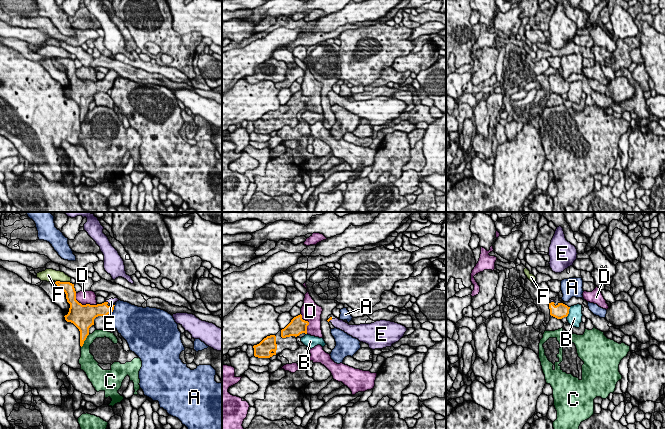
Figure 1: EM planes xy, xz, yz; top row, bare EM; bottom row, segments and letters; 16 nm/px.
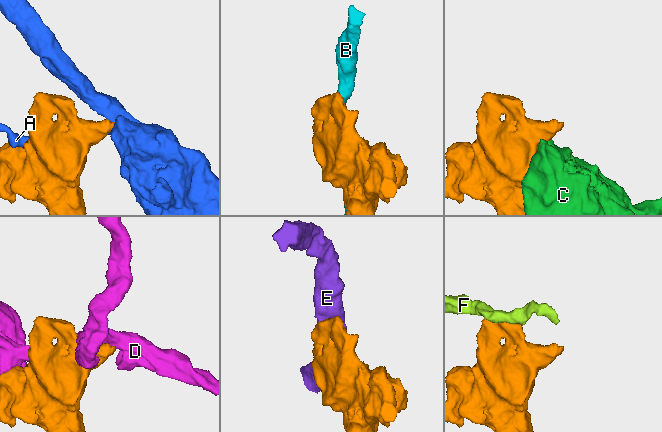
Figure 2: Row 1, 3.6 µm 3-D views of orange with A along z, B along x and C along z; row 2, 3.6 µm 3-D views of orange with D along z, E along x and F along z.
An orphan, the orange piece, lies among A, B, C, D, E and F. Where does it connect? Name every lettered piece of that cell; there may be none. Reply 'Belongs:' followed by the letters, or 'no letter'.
Belongs: E

